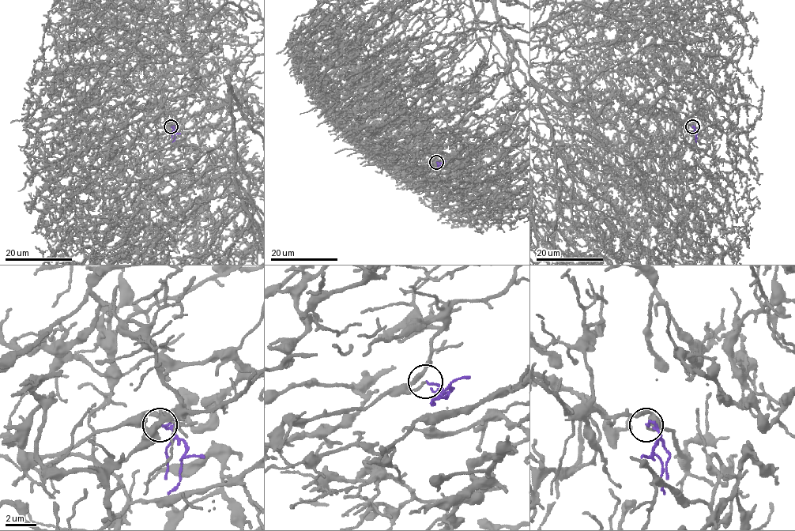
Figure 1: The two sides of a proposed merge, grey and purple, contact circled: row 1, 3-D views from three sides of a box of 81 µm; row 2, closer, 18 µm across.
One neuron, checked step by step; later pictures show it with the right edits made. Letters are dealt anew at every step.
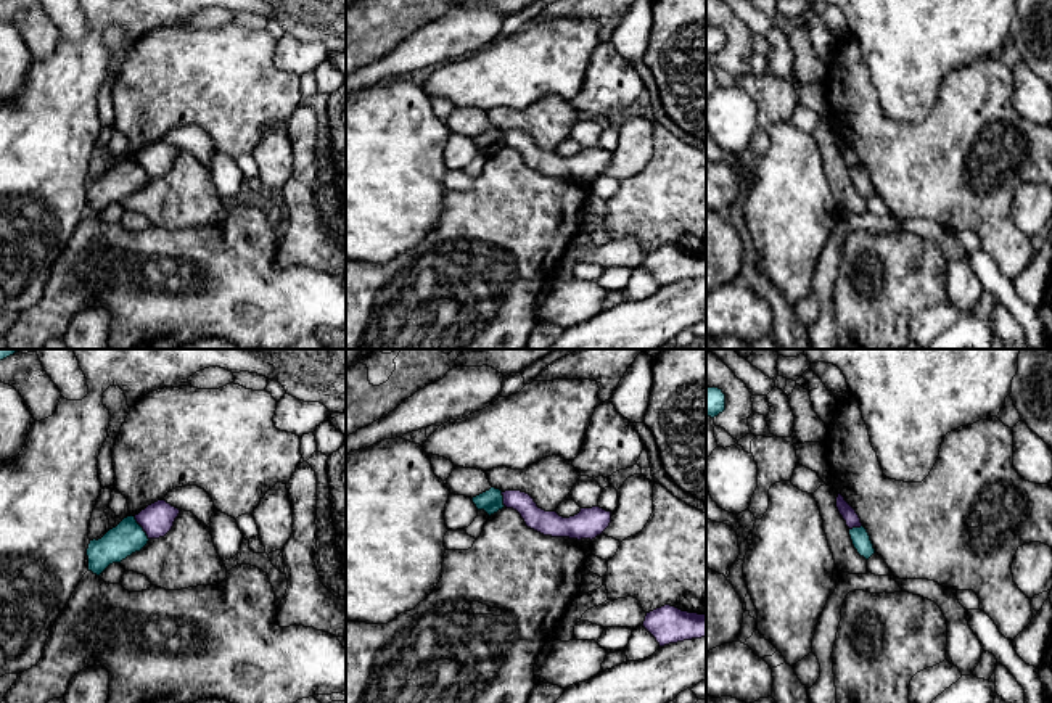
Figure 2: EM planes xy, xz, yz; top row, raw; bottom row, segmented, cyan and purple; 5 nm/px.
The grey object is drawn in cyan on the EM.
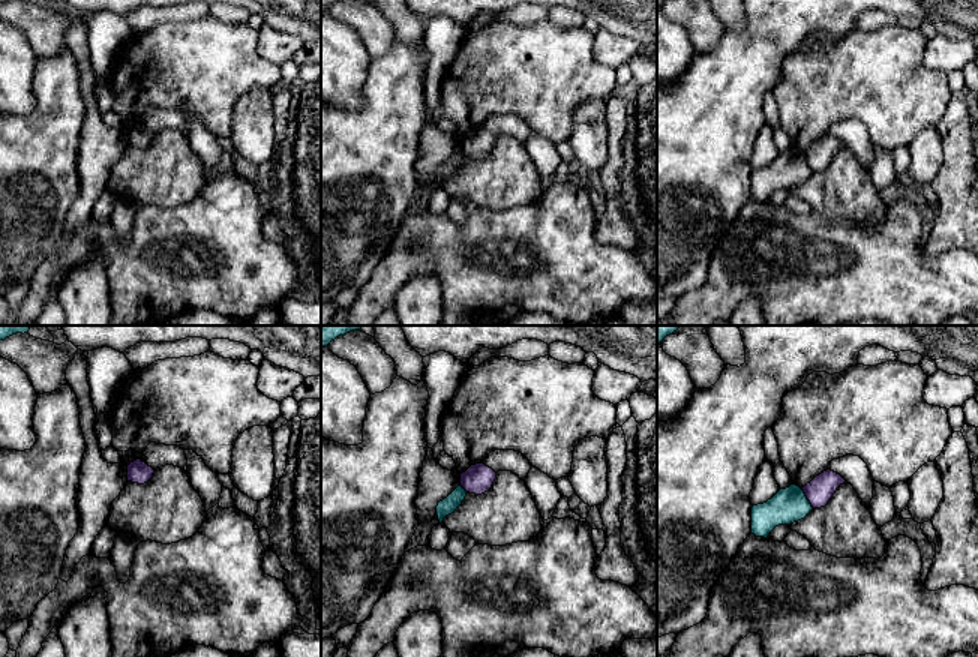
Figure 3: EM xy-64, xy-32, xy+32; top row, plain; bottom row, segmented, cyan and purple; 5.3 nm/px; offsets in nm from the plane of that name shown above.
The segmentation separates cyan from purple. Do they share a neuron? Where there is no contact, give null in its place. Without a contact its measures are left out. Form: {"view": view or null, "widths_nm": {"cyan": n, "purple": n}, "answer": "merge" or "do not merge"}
{"view": "xy", "widths_nm": {"cyan": 160, "purple": 160}, "answer": "do not merge"}

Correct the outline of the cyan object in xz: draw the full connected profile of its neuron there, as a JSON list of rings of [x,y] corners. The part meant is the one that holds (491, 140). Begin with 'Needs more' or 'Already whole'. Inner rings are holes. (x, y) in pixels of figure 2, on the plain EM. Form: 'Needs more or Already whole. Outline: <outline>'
Already whole. Outline: [[[491,127],[489,130],[471,138],[478,150],[484,150],[489,156],[502,150],[503,135],[500,129]]]

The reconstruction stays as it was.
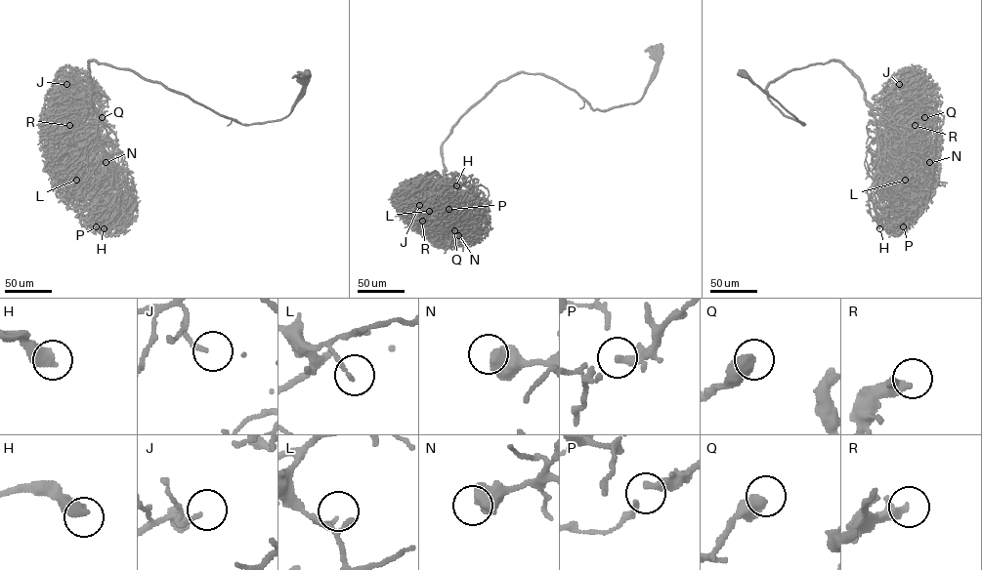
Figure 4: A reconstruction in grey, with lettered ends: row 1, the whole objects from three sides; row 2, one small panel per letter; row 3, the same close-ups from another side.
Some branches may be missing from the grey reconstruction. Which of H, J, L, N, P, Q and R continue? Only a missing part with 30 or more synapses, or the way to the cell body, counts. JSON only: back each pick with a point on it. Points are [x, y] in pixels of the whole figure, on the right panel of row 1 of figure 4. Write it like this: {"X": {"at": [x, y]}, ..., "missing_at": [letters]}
{"missing_at": []}

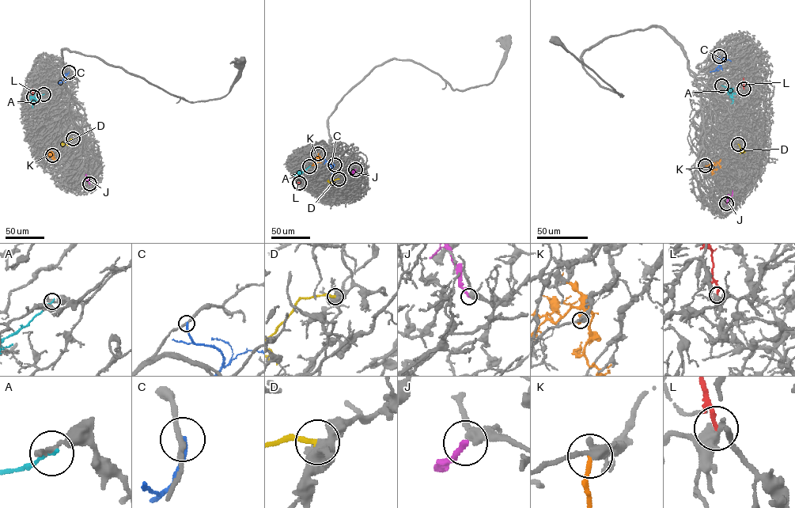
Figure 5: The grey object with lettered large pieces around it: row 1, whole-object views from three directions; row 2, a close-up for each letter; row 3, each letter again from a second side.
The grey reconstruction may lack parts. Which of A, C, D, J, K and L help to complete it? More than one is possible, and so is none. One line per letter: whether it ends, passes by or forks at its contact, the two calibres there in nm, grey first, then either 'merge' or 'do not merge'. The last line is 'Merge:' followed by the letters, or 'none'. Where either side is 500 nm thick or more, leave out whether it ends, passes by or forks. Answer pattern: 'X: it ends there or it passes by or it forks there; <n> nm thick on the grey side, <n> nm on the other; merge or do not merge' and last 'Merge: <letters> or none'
A: it ends there; 320 nm thick on the grey side, 150 nm on the other; do not merge
C: it ends there; 240 nm thick on the grey side, 200 nm on the other; do not merge
D: it ends there; 360 nm thick on the grey side, 240 nm on the other; merge
J: it ends there; 360 nm thick on the grey side, 240 nm on the other; do not merge
K: it ends there; 320 nm thick on the grey side, 190 nm on the other; do not merge
L: it ends there; 360 nm thick on the grey side, 190 nm on the other; do not merge
Merge: D

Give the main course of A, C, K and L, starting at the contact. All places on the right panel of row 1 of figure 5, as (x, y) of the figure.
A: (721, 85), (729, 89), (732, 102), (731, 103)
C: (720, 56), (724, 62), (714, 70), (709, 71)
K: (705, 165), (714, 165), (721, 159)
L: (743, 89), (743, 77)

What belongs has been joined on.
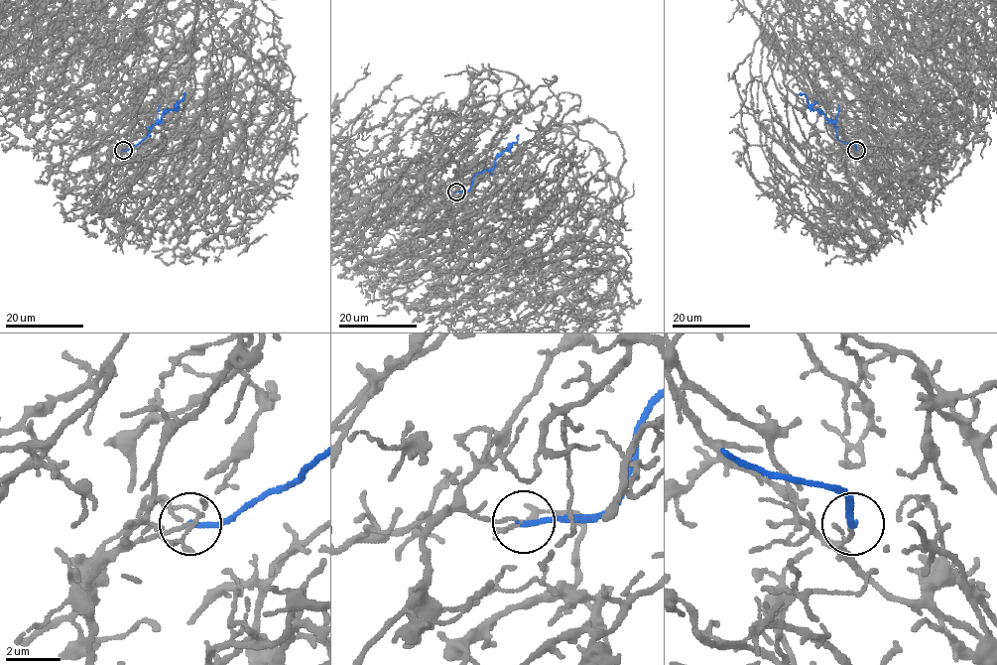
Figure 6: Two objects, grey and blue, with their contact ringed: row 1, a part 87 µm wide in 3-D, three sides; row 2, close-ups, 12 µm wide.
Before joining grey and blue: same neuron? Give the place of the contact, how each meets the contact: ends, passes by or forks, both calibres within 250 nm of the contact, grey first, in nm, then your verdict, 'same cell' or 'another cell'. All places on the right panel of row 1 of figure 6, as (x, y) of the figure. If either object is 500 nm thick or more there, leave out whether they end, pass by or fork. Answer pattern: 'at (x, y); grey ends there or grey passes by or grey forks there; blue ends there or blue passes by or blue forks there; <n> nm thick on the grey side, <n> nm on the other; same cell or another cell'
at (856, 150); grey ends there; blue ends there; 100 nm thick on the grey side, 180 nm on the other; another cell

